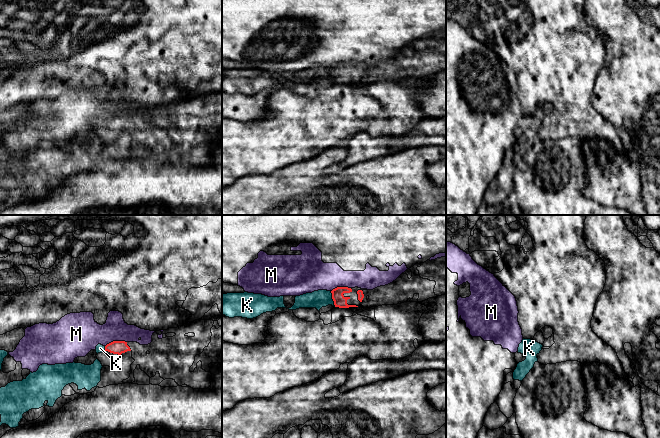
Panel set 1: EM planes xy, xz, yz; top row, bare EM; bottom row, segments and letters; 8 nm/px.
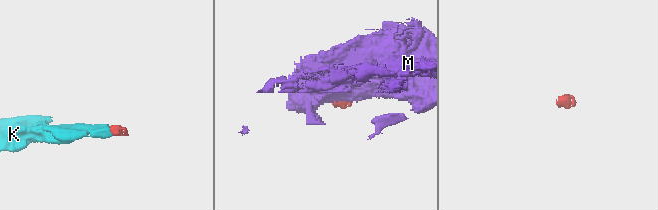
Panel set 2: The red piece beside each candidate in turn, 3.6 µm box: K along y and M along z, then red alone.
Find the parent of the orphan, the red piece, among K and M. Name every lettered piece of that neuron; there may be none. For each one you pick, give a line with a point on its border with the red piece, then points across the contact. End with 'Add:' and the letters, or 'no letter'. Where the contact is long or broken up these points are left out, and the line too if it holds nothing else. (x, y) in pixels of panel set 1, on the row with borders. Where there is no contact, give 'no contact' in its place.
K: meets red in xz at (332, 298); runs through xz (340, 301), (332, 298), (321, 298)
Add: K

